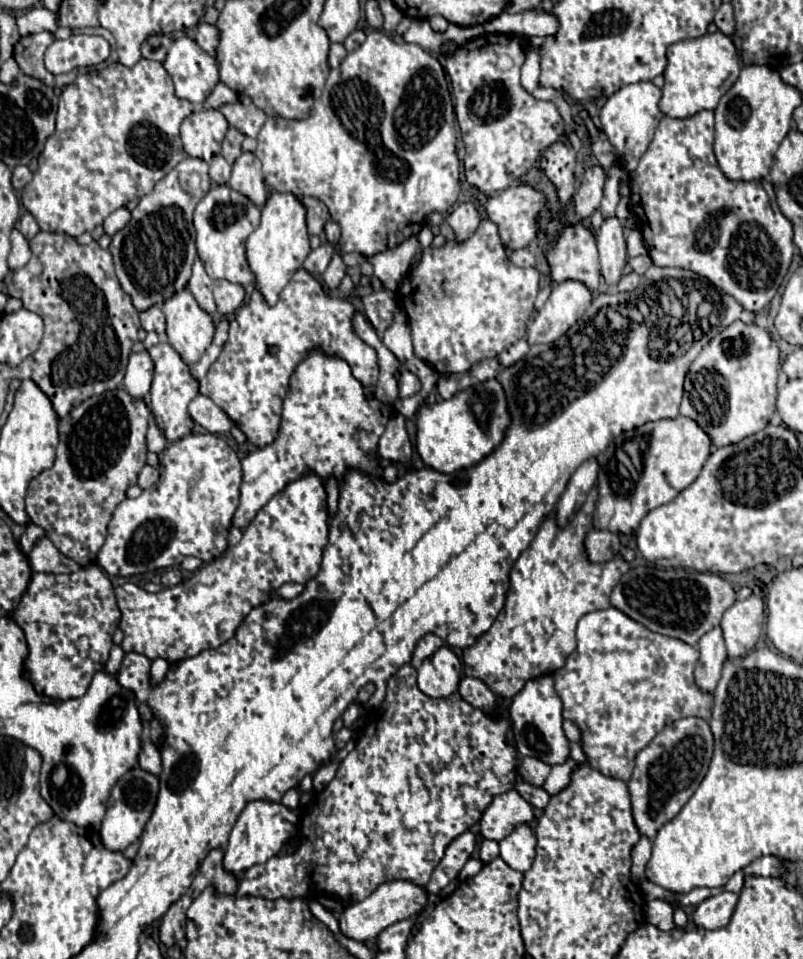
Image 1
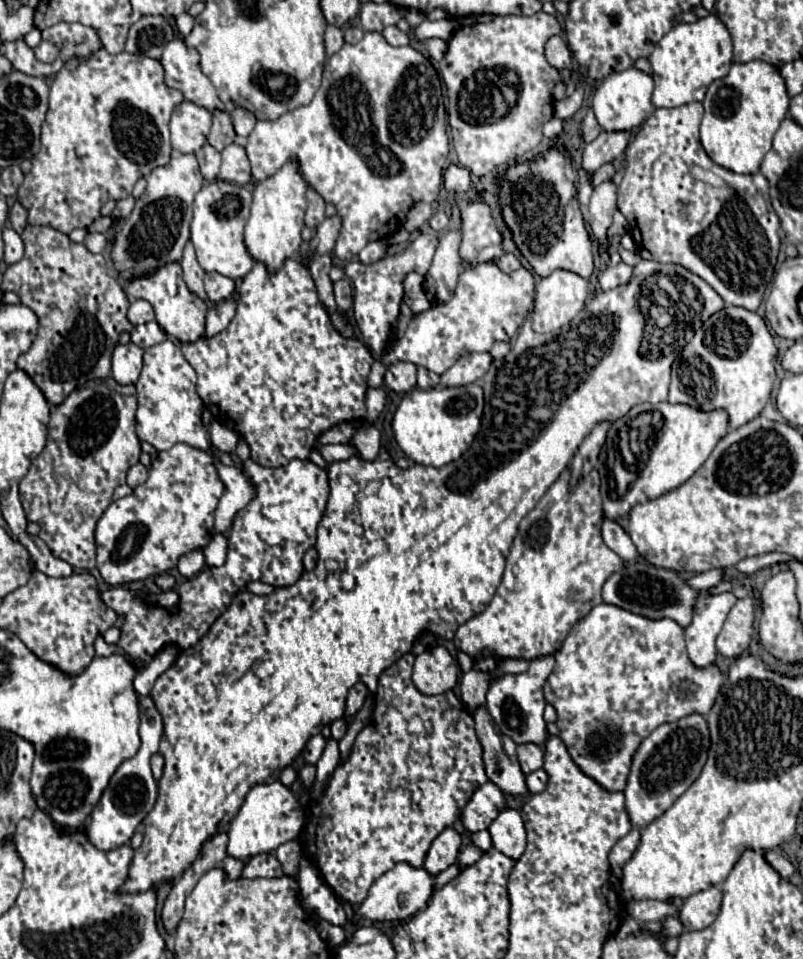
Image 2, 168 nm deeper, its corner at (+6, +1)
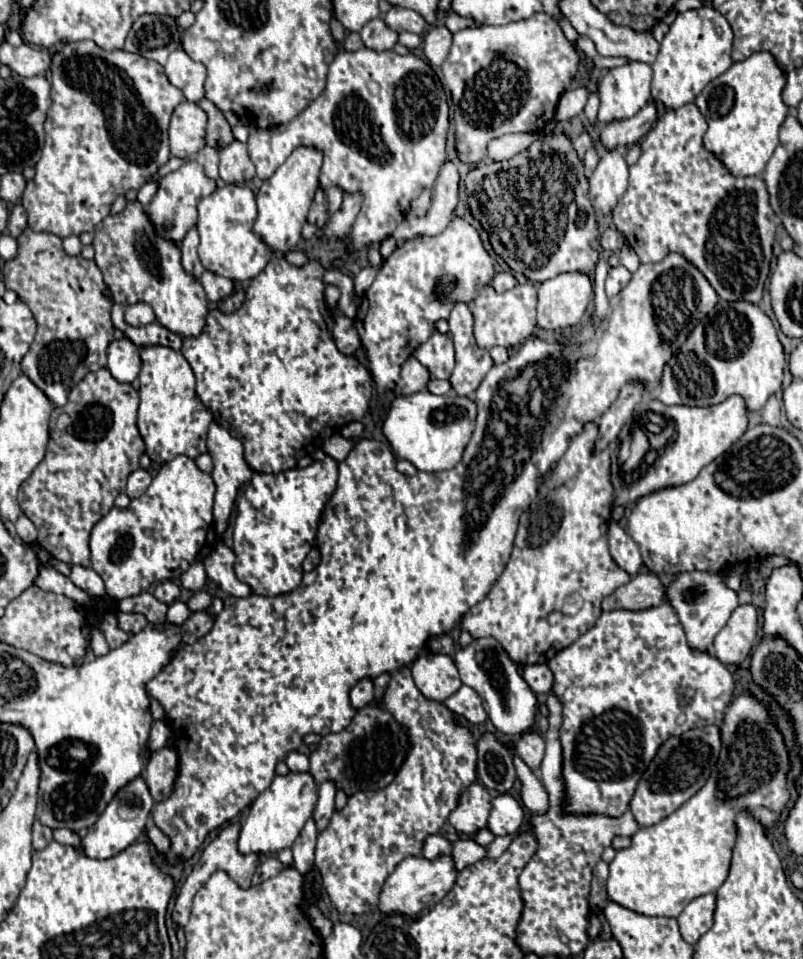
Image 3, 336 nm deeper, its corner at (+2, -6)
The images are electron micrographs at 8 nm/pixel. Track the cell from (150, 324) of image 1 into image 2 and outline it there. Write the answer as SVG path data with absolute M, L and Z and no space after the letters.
M133 300L129 306L129 312L127 312L127 318L131 324L145 324L145 322L155 320L155 314L153 314L153 308L149 302Z

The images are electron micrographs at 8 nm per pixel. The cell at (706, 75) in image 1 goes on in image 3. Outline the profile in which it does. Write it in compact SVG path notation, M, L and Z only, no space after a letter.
M707 5L695 11L679 13L669 33L661 41L661 49L655 63L651 63L653 101L665 105L667 109L679 109L687 103L693 103L695 97L713 79L723 75L733 65L731 45L733 45L733 31L729 29L725 17L721 17L721 13L717 13L713 7Z

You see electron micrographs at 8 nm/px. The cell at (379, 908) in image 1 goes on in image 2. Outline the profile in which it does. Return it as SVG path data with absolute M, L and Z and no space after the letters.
M399 862L397 866L393 866L391 870L387 870L383 876L379 876L373 882L365 902L359 908L357 918L379 920L379 922L405 920L405 918L413 916L415 912L419 912L427 906L427 900L433 894L433 888L435 888L433 882L435 882L435 876L429 874L425 868L413 868L407 862Z

